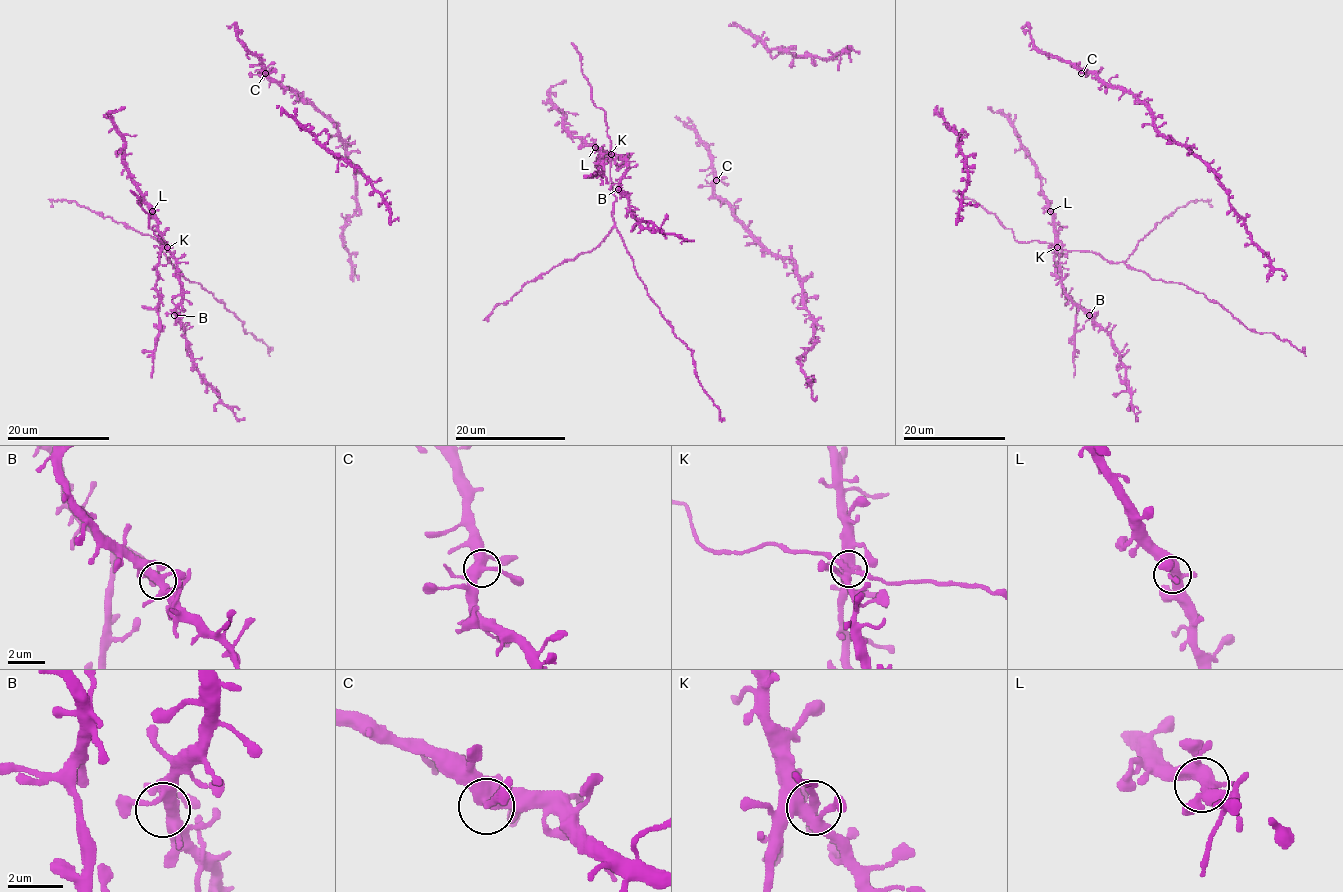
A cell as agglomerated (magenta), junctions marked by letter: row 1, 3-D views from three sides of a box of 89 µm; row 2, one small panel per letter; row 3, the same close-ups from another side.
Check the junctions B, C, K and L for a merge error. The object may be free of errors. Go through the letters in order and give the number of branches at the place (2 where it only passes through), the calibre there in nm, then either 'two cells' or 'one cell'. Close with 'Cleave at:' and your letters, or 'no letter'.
B: 5 | 400 nm | one cell
C: 4 | 440 nm | one cell
K: 5 | 420 nm | one cell
L: 4 | 400 nm | one cell
Cleave at: no letter

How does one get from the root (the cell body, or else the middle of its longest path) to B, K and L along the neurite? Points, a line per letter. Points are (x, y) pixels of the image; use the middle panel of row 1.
B: (646, 288), (614, 225), (615, 196), (610, 176), (613, 154), (619, 156), (626, 167), (618, 189)
K: (646, 288), (614, 225), (615, 196), (610, 176), (611, 154)
L: (646, 288), (614, 225), (615, 196), (610, 176), (611, 161), (595, 147)

